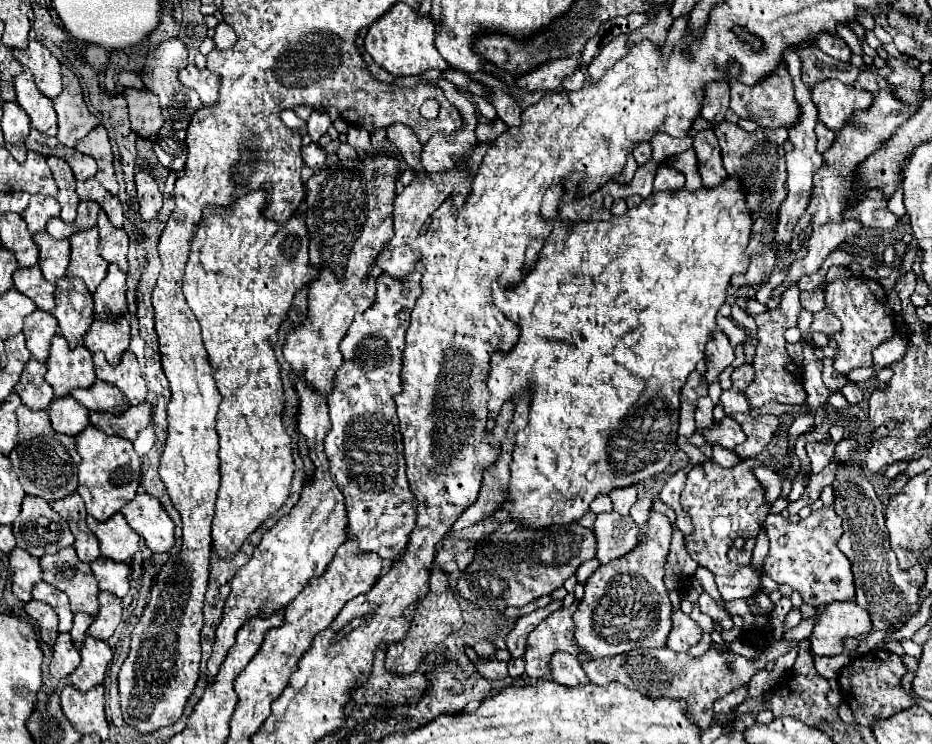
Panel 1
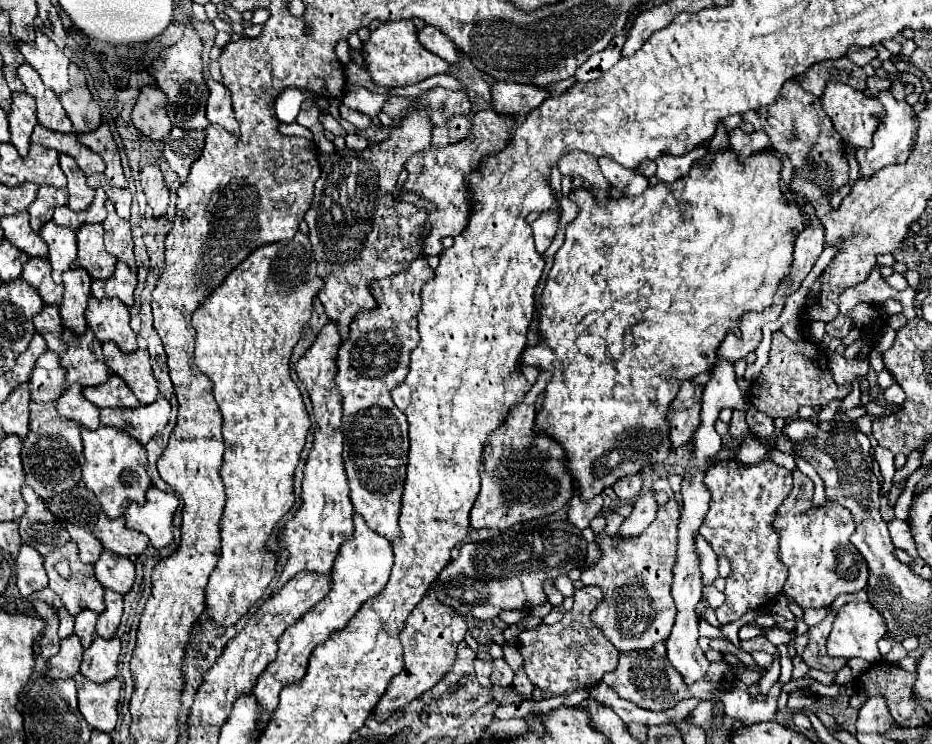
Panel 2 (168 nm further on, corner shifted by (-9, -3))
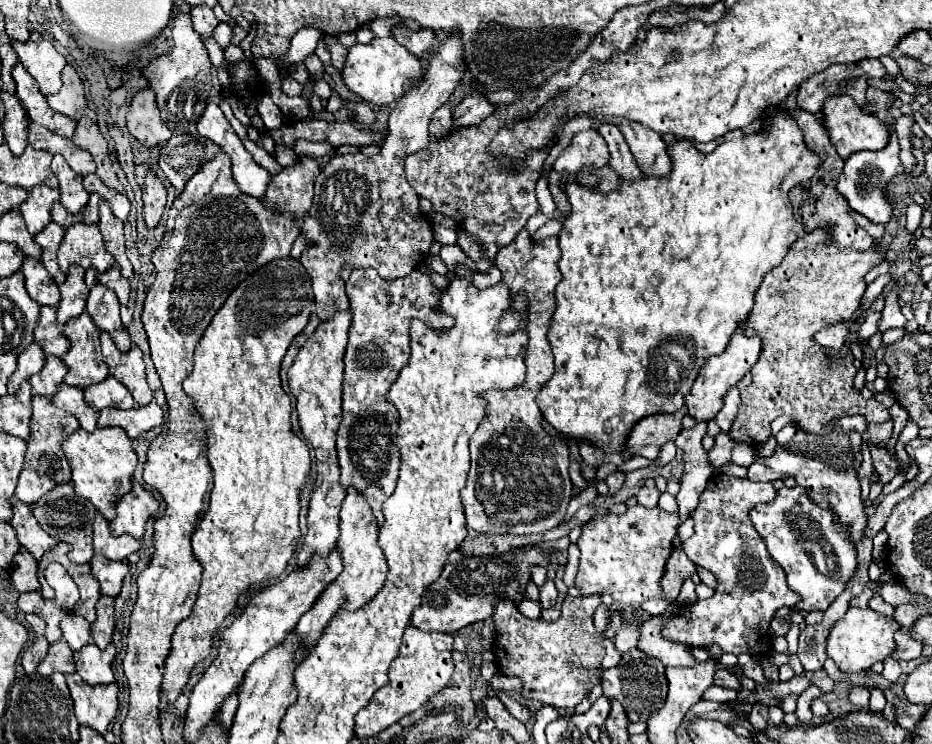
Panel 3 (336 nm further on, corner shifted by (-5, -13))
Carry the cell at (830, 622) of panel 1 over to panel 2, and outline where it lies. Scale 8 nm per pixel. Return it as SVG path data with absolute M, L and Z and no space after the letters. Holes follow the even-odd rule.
M850 601L836 613L832 631L828 635L828 655L846 657L846 659L860 657L860 659L874 663L880 659L880 651L878 651L876 643L884 635L886 635L886 623L884 623L882 615L866 601Z

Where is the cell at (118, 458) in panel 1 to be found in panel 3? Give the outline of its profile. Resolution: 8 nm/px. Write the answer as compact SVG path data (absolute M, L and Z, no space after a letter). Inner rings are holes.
M104 427L92 433L76 429L62 441L62 449L72 469L76 493L88 499L108 521L112 521L116 517L116 503L132 489L132 473L138 461L126 431L122 431L122 427Z

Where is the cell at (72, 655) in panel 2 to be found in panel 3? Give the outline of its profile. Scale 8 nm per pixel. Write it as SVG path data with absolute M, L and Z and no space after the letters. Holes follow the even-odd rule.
M64 639L52 643L48 647L48 655L44 661L38 665L40 675L52 675L54 671L60 673L74 673L74 659L72 659L72 649Z

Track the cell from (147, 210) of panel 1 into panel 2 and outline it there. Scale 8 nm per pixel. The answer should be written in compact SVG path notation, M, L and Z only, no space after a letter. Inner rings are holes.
M144 165L140 169L140 185L148 199L148 205L154 209L154 217L162 217L168 207L168 187L156 165Z

